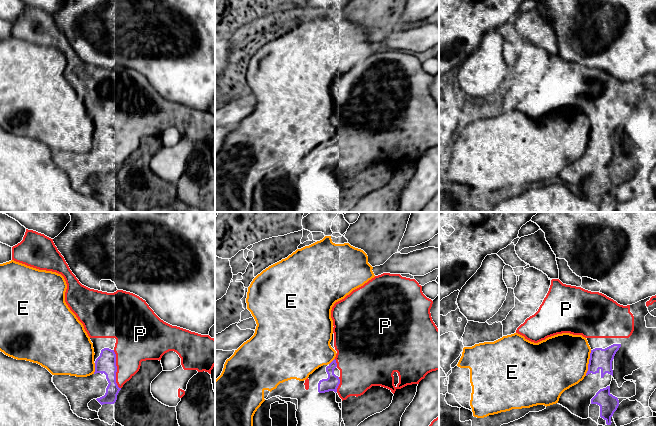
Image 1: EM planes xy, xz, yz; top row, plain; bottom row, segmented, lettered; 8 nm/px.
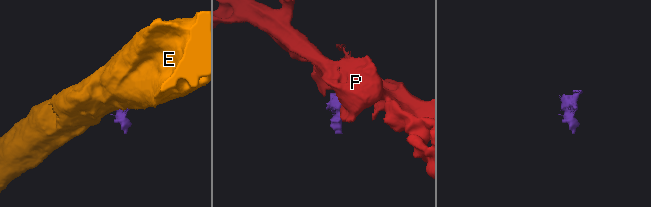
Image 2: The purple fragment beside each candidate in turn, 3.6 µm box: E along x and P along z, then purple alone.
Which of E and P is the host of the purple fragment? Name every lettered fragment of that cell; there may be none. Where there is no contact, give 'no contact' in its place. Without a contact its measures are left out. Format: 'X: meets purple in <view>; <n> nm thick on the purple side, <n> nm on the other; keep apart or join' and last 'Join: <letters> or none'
E: meets purple in yz; 160 nm thick on the purple side, 440 nm on the other; keep apart
P: meets purple in xy; 160 nm thick on the purple side, 300 nm on the other; join
Join: P

